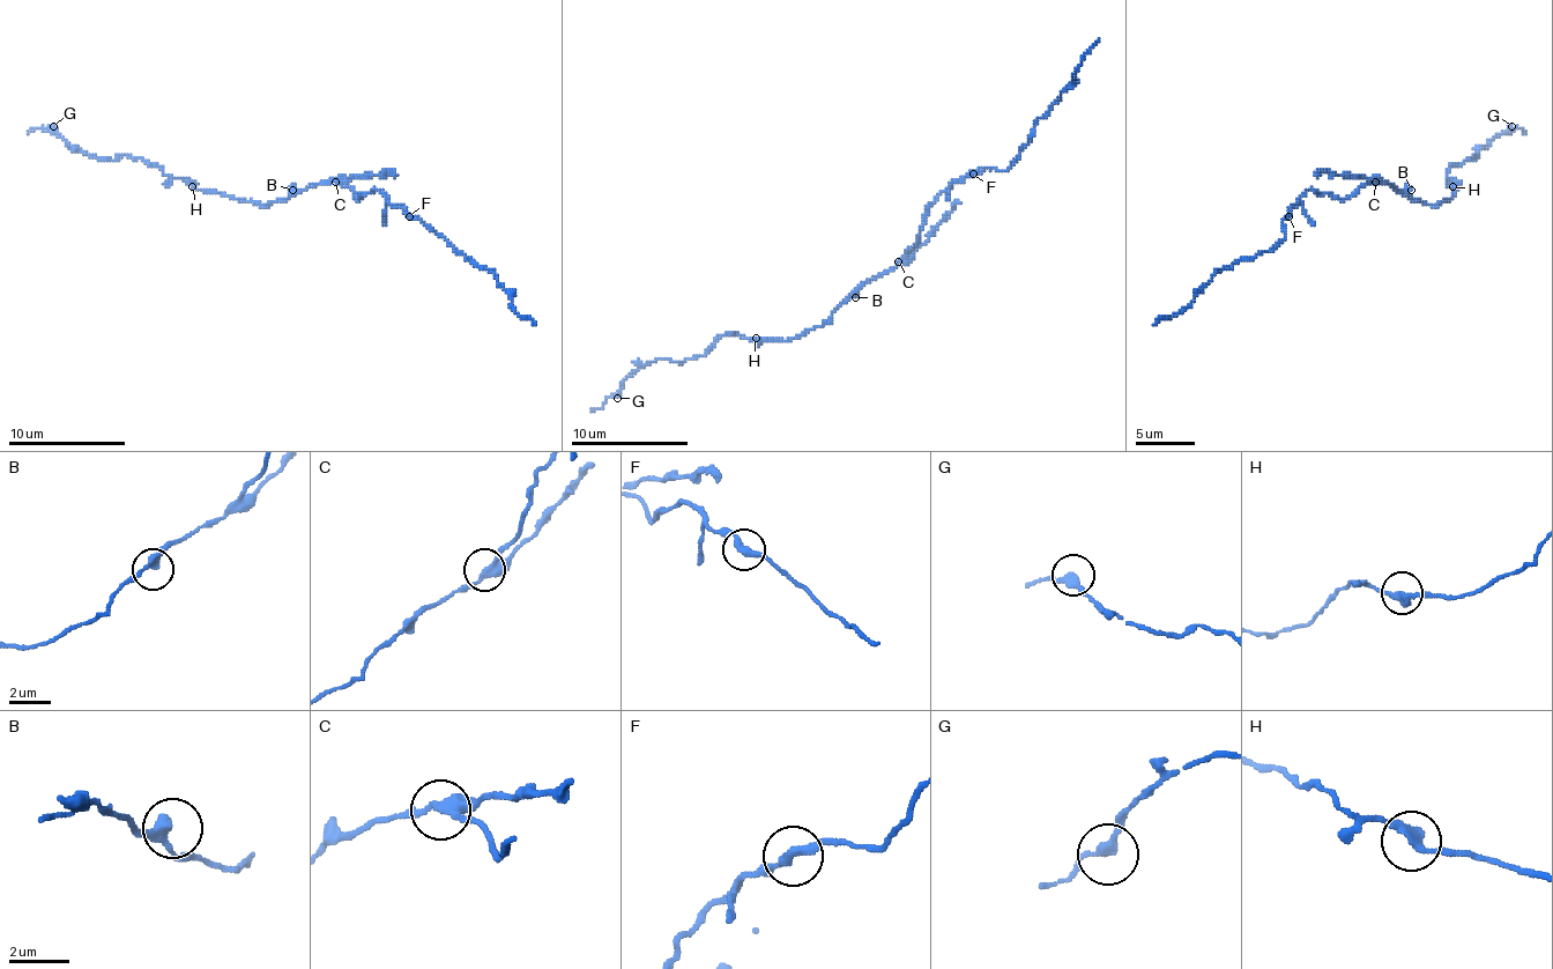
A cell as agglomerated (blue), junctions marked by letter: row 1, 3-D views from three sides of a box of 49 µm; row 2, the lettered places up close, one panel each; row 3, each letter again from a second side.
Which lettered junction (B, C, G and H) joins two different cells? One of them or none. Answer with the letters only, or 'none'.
C

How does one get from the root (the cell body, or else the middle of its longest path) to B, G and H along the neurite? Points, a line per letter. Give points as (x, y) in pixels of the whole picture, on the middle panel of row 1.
B: (888, 273), (872, 276), (855, 297)
G: (888, 273), (867, 279), (820, 326), (785, 341), (750, 341), (726, 332), (703, 356), (641, 364), (617, 397)
H: (888, 273), (867, 279), (820, 326), (805, 330), (785, 341), (756, 338)

